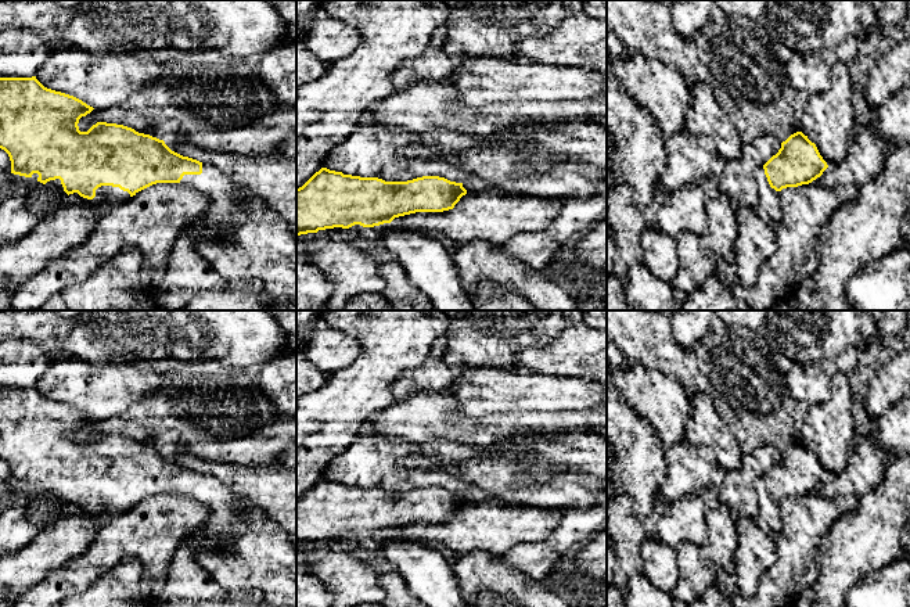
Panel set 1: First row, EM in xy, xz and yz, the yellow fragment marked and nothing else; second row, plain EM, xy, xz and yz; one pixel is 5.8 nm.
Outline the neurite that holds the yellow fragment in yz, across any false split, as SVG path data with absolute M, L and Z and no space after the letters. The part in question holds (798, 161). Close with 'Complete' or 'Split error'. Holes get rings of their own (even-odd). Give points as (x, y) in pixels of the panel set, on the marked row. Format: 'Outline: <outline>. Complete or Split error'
Outline: M802 132L791 134L763 166L753 172L759 191L758 213L769 222L783 216L778 193L787 187L809 184L828 168L814 143Z. Split error

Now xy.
Outline: M36 76L0 78L0 148L10 157L11 173L30 177L68 195L83 197L96 204L122 202L157 183L181 183L194 187L211 200L206 213L197 218L195 222L204 225L212 222L230 227L224 236L208 238L198 244L202 256L229 283L262 280L265 292L273 299L284 302L280 305L280 310L296 310L296 238L277 212L258 200L248 200L247 206L242 208L233 197L234 183L217 168L172 151L163 140L139 133L123 125L107 122L97 122L87 132L80 132L79 119L93 109L73 96L44 87Z. Split error

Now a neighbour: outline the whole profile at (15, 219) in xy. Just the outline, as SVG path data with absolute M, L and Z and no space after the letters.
M14 175L0 179L0 245L14 243L28 234L44 216L36 216L26 208L26 198L33 193L37 180Z

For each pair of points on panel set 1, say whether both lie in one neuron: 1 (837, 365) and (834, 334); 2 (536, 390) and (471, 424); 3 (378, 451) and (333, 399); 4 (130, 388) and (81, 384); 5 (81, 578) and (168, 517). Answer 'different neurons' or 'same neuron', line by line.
1: different neurons
2: different neurons
3: different neurons
4: same neuron
5: same neuron

